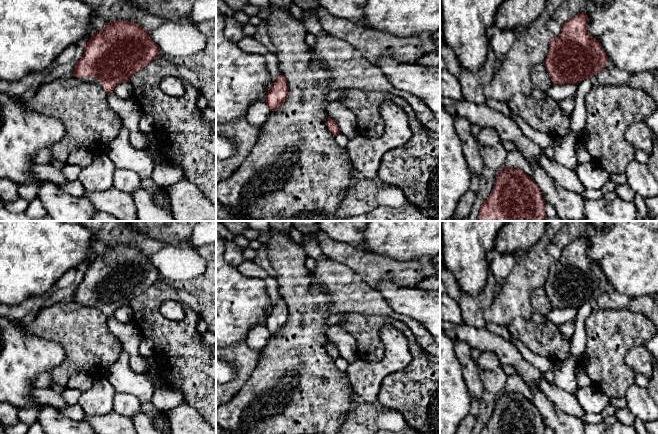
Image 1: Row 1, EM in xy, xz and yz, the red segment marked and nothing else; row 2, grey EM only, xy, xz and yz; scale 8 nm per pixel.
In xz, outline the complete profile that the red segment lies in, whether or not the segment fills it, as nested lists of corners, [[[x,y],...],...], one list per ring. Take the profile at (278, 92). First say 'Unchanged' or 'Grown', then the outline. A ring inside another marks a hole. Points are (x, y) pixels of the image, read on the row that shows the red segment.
Unchanged. [[[281,74],[275,82],[272,83],[265,97],[265,102],[271,111],[278,110],[286,101],[289,93],[289,86],[286,78]]]

